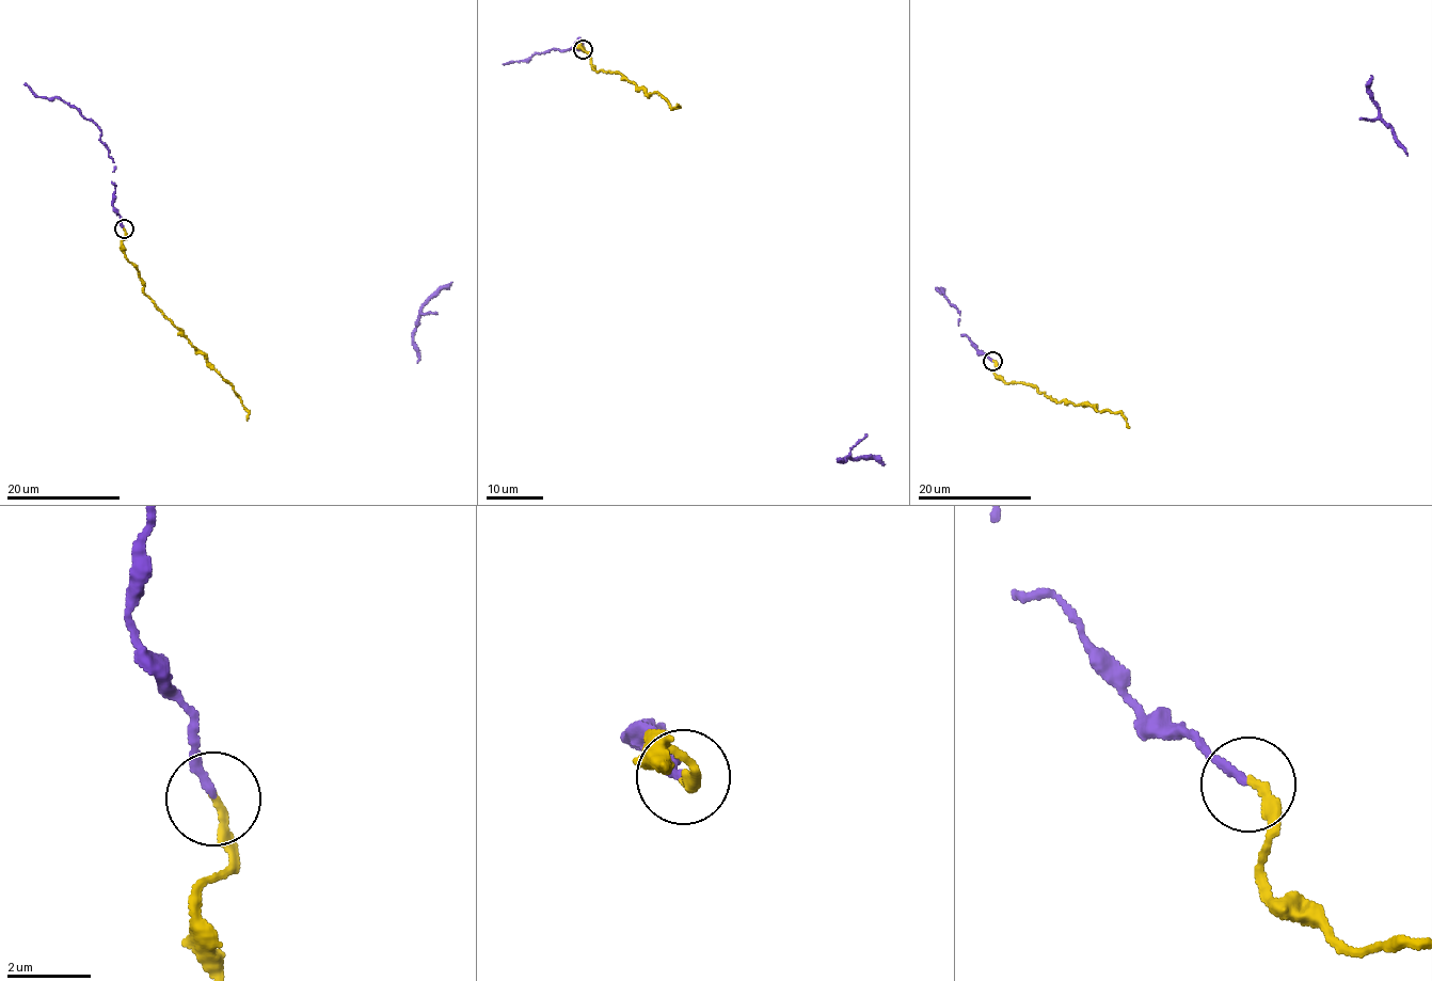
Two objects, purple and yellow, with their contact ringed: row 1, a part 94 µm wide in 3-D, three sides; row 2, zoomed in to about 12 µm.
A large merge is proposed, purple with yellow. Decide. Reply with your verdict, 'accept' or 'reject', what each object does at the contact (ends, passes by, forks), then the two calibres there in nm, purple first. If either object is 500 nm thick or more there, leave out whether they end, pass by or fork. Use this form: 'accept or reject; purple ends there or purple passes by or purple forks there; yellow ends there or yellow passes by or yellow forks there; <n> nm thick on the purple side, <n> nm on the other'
accept; purple ends there; yellow ends there; 190 nm thick on the purple side, 220 nm on the other

